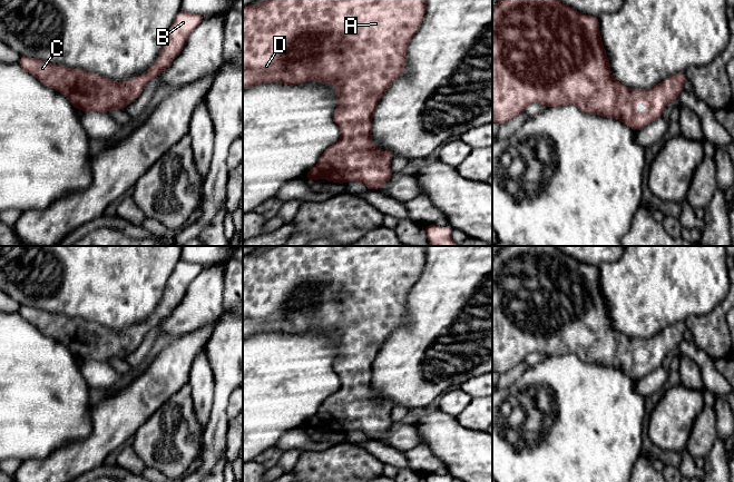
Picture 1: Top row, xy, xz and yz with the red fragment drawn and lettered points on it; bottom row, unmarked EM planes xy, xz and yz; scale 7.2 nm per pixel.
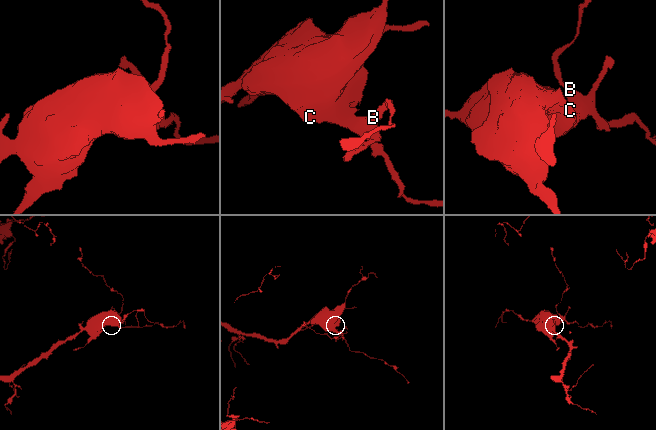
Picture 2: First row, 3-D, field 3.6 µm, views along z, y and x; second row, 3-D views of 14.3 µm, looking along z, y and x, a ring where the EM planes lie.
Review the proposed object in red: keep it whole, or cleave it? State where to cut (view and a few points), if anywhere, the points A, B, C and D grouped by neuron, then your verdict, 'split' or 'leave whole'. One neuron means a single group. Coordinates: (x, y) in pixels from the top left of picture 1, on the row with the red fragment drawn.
cut none; groups A B C D; leave whole

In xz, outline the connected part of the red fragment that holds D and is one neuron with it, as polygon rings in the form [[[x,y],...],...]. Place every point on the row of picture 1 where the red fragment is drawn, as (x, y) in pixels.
[[[266,0],[261,4],[248,4],[243,7],[243,90],[261,83],[299,85],[305,81],[320,81],[325,85],[335,82],[335,95],[339,106],[333,114],[333,120],[341,129],[341,138],[330,146],[320,156],[314,168],[306,173],[309,181],[325,178],[332,183],[345,184],[348,181],[360,181],[369,190],[376,190],[388,184],[393,173],[390,169],[393,154],[375,147],[372,142],[372,116],[378,102],[390,85],[405,72],[407,47],[422,24],[427,9],[427,0]]]

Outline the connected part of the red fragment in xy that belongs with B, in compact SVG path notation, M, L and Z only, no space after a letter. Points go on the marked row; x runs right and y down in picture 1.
M179 12L168 30L163 50L158 60L143 75L129 81L116 81L100 75L89 73L81 69L71 69L61 65L49 63L31 57L20 56L19 65L28 73L35 76L40 82L65 95L77 110L100 111L123 110L128 102L140 96L145 86L156 76L165 71L173 60L180 53L193 30L202 22L203 16L197 13Z

